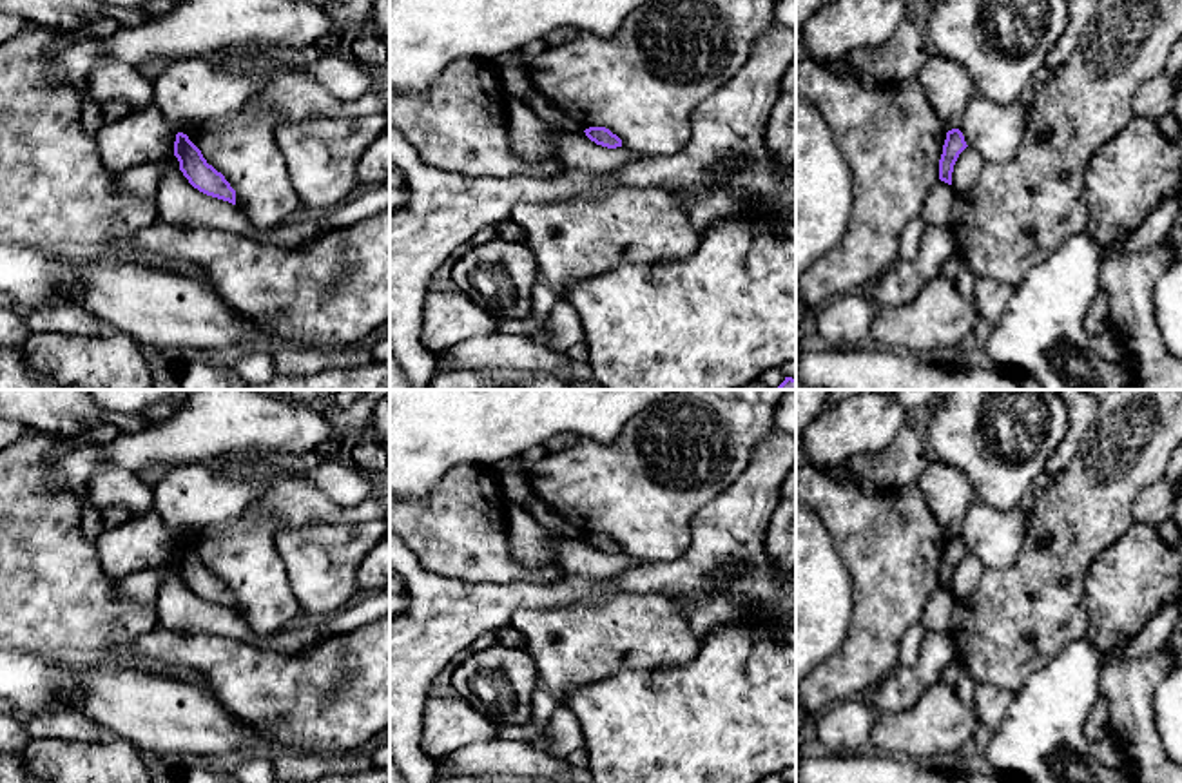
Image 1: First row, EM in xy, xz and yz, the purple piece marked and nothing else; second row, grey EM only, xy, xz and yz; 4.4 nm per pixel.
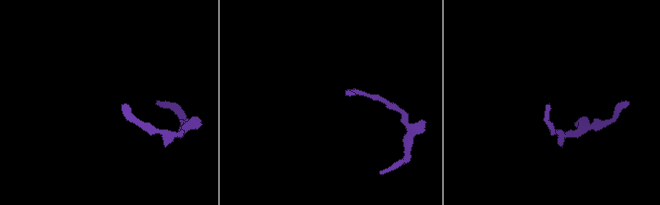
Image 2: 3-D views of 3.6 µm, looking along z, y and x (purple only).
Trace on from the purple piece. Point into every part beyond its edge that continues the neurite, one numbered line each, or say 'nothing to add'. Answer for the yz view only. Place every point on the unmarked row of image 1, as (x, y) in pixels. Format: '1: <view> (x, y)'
nothing to add

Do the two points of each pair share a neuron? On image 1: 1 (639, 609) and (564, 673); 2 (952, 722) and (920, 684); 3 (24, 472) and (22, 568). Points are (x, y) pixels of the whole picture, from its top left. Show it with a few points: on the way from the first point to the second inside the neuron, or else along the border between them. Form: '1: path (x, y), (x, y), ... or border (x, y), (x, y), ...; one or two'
1: path (620, 628), (600, 637), (582, 655); one
2: border (939, 680), (909, 707), (891, 713); two
3: path (22, 495), (22, 544); one

